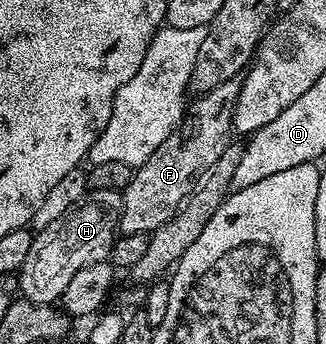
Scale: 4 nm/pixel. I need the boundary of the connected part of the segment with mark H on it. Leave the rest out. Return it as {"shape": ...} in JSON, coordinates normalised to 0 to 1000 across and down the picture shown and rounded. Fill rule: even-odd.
{"shape":[[[298,547],[270,561],[258,581],[236,584],[209,616],[187,619],[172,640],[150,642],[123,674],[104,677],[101,703],[89,715],[89,750],[77,750],[52,794],[58,837],[71,846],[61,849],[67,869],[98,872],[104,884],[166,887],[187,872],[199,837],[242,785],[258,782],[261,773],[282,773],[285,765],[325,759],[337,747],[340,721],[359,695],[374,567],[347,547]]]}

